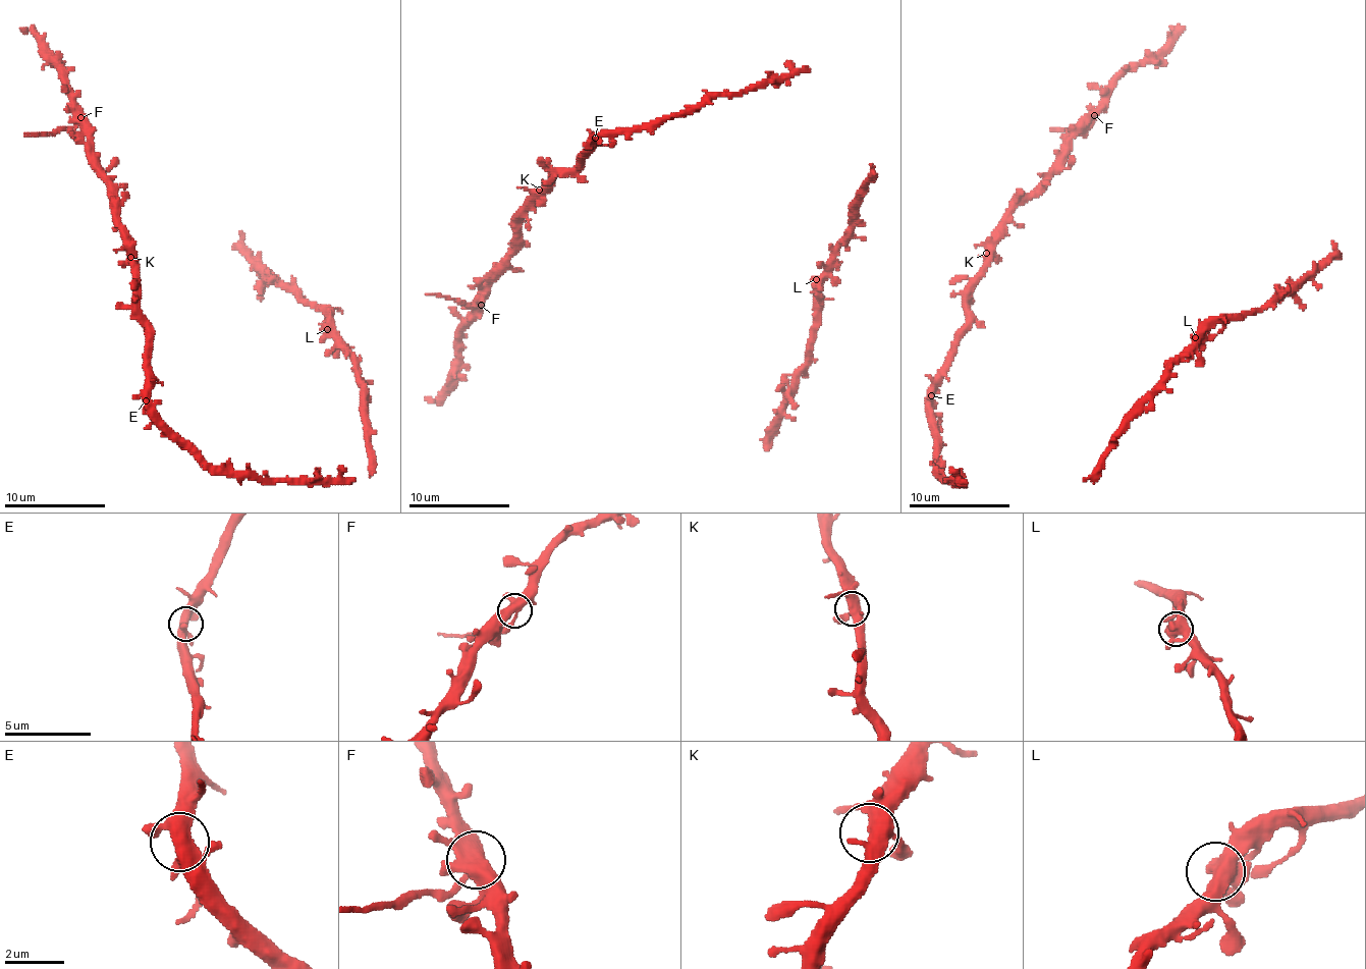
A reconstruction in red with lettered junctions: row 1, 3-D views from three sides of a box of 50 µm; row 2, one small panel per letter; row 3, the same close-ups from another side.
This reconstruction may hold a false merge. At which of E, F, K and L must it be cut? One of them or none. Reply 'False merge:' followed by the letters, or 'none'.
False merge: F

